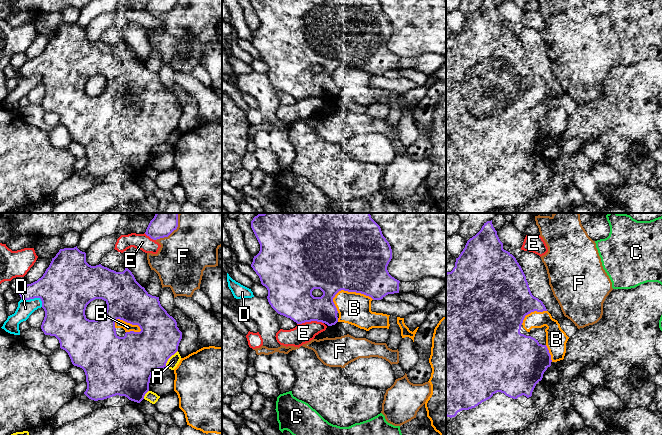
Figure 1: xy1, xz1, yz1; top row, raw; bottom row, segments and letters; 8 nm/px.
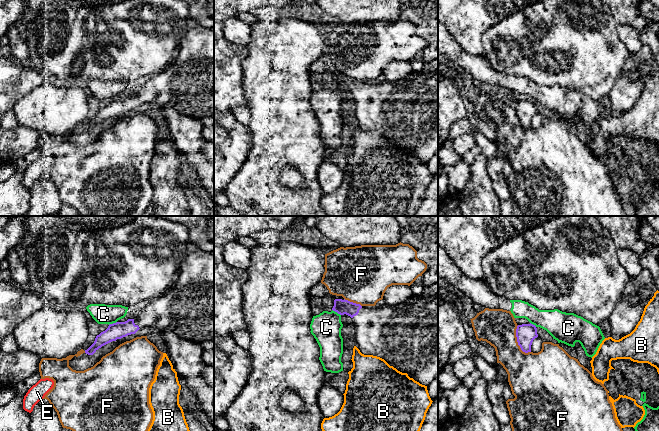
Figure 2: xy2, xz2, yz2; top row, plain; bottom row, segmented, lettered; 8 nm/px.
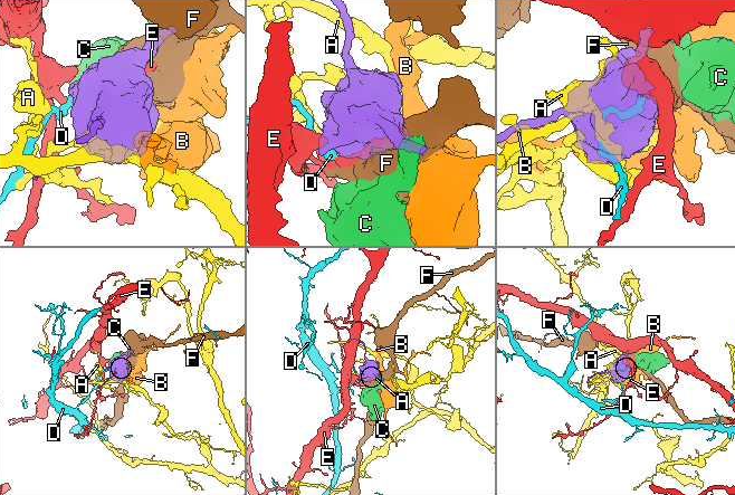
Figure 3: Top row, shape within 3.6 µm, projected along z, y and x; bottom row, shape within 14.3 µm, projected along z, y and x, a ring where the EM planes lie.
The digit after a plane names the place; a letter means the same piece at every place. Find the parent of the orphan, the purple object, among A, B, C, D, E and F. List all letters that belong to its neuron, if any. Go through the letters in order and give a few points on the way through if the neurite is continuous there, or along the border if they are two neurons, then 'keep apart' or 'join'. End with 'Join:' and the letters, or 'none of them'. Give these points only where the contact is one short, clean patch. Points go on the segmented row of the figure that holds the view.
A: keep apart
B: keep apart
C: along xz2 (332, 309), (340, 315) | keep apart
D: along xy1 (21, 298), (39, 298), (42, 306) | keep apart
E: keep apart
F: keep apart
Join: none of them

